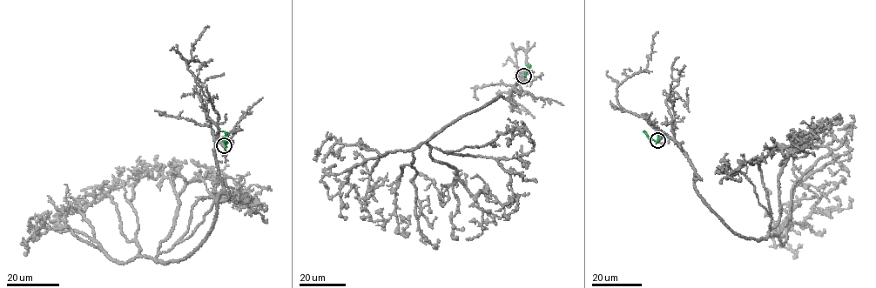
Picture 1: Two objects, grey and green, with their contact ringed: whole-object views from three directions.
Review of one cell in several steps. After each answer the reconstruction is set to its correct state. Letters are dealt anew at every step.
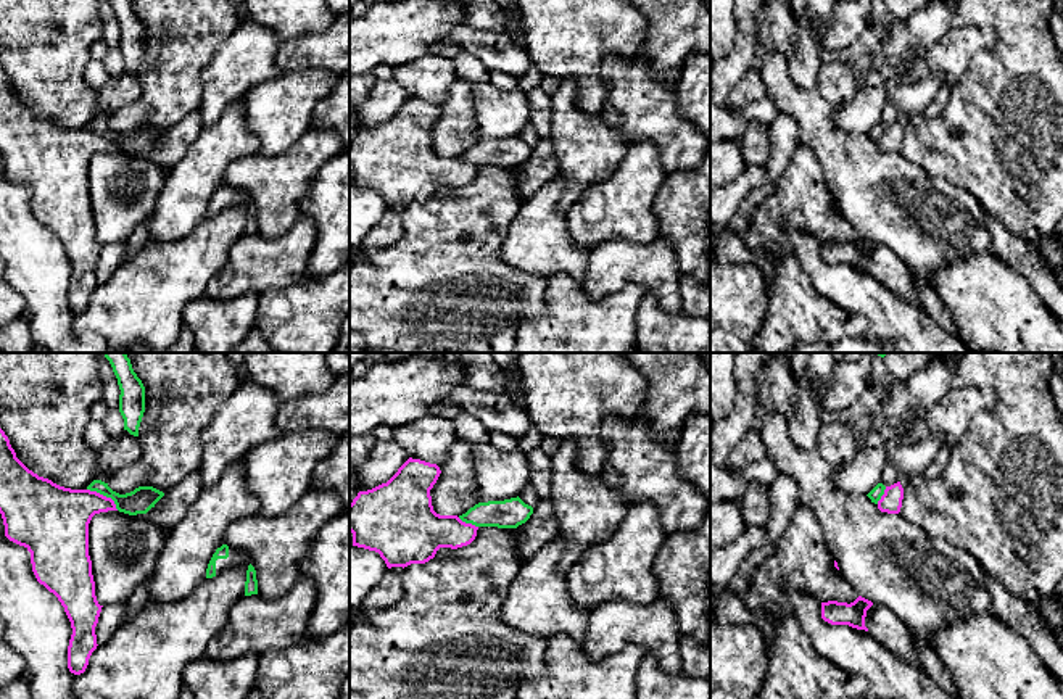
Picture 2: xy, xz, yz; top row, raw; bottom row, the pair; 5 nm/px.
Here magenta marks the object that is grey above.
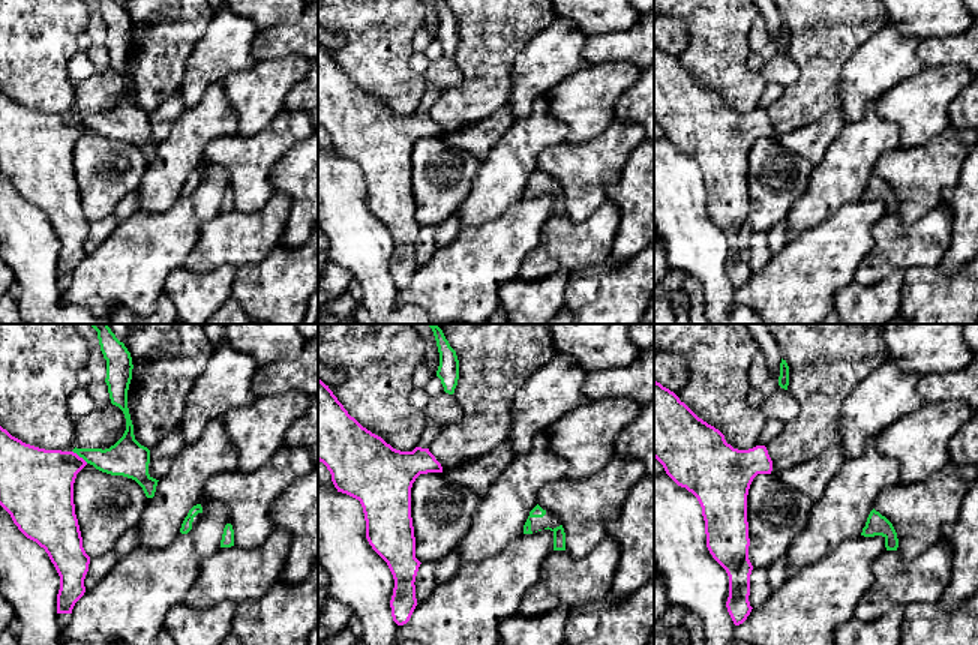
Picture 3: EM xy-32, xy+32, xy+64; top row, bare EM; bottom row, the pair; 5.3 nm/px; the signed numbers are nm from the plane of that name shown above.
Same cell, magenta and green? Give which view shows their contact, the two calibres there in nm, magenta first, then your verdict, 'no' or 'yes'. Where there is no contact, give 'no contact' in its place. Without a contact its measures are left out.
xy | 300/130 nm | no

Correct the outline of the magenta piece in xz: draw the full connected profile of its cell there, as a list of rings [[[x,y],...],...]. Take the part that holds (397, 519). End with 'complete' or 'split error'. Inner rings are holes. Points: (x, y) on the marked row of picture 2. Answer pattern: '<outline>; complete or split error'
[[[409,457],[398,472],[350,504],[353,546],[375,551],[387,567],[425,564],[440,548],[470,544],[478,527],[433,511],[430,490],[441,470]]]; complete

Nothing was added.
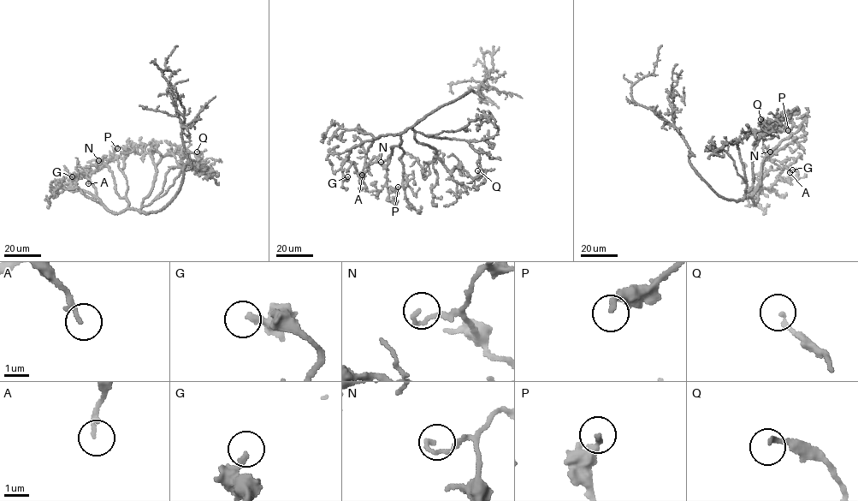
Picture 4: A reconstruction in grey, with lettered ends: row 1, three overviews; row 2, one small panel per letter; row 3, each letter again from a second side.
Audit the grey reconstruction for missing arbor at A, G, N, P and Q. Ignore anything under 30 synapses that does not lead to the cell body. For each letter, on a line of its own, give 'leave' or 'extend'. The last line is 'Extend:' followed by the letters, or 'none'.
A: leave
G: leave
N: leave
P: leave
Q: leave
Extend: none

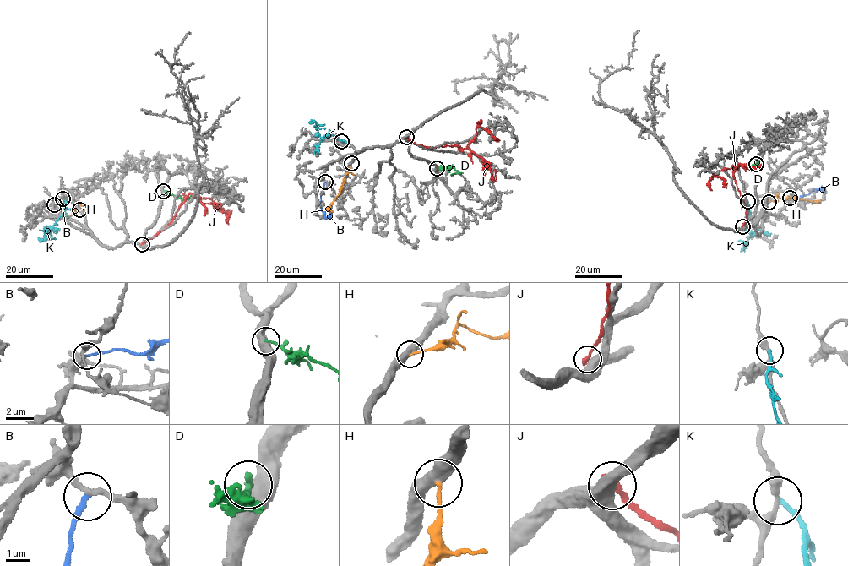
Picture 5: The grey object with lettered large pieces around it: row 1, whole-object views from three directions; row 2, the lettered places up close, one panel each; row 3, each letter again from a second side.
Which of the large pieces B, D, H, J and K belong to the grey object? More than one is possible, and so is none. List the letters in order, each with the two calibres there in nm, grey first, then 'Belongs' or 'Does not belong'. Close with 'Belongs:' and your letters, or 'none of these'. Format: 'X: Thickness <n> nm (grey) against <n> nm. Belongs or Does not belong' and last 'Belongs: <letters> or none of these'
B: Thickness 240 nm (grey) against 190 nm. Does not belong
D: Thickness 550 nm (grey) against 160 nm. Does not belong
H: Thickness 480 nm (grey) against 160 nm. Does not belong
J: Thickness 550 nm (grey) against 300 nm. Does not belong
K: Thickness 320 nm (grey) against 190 nm. Does not belong
Belongs: none of these

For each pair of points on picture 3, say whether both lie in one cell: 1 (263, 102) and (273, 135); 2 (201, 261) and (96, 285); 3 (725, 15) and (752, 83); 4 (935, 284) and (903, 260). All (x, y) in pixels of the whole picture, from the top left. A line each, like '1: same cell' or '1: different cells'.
1: different cells
2: different cells
3: same cell
4: different cells

